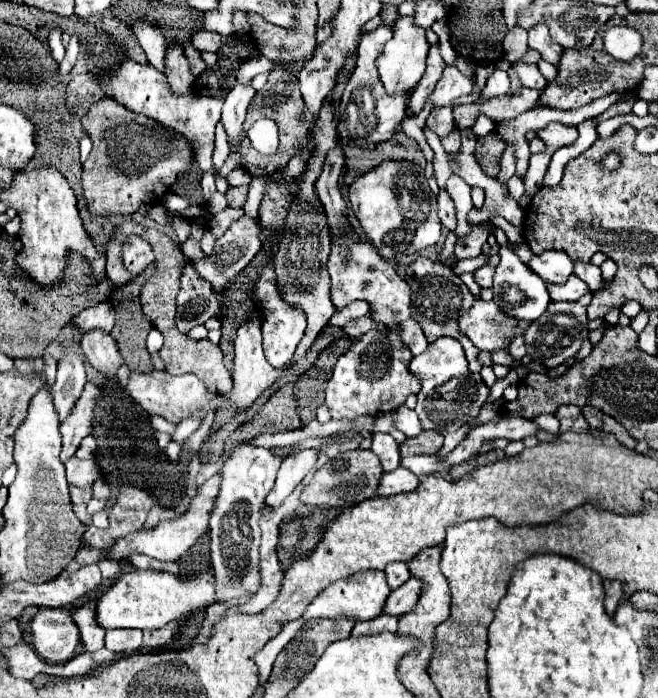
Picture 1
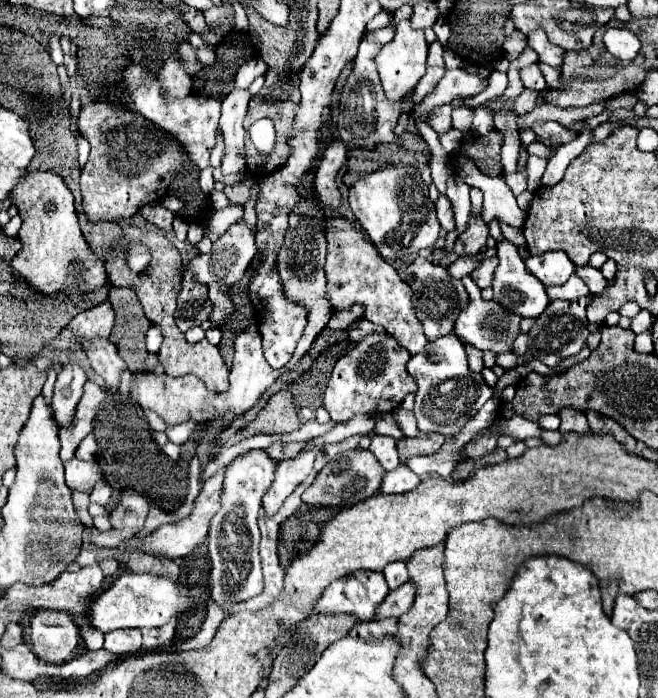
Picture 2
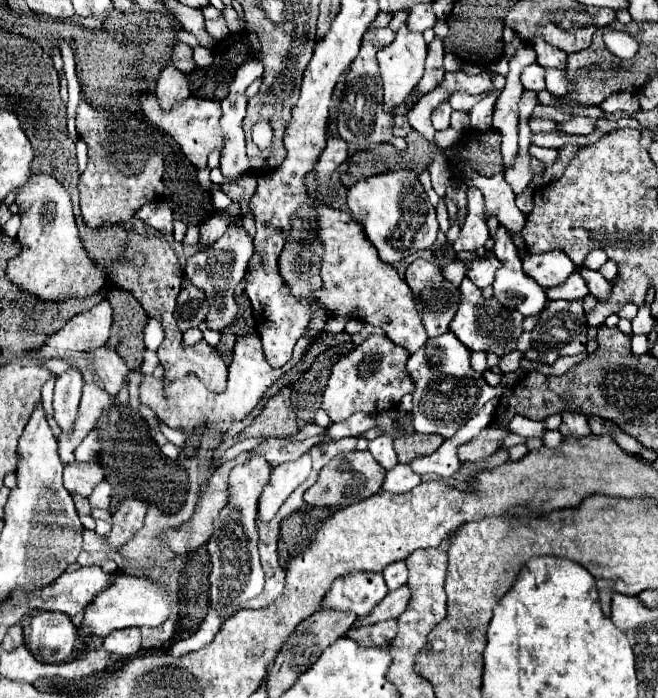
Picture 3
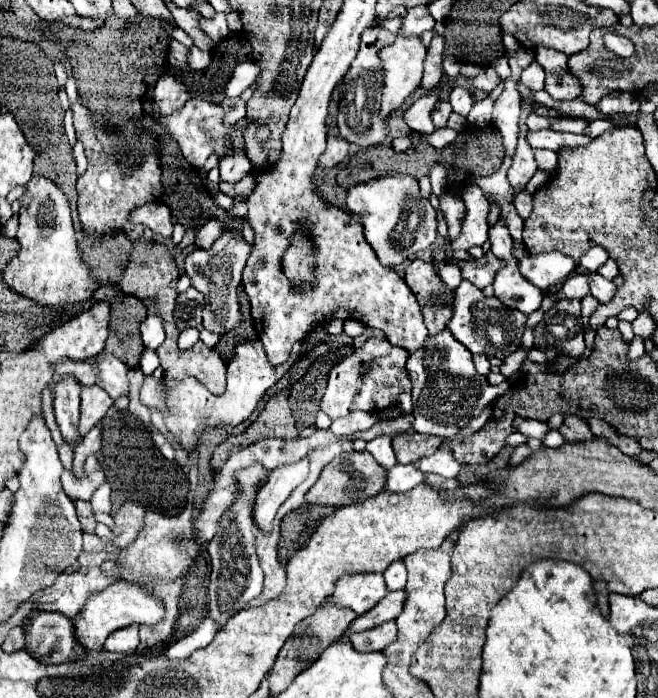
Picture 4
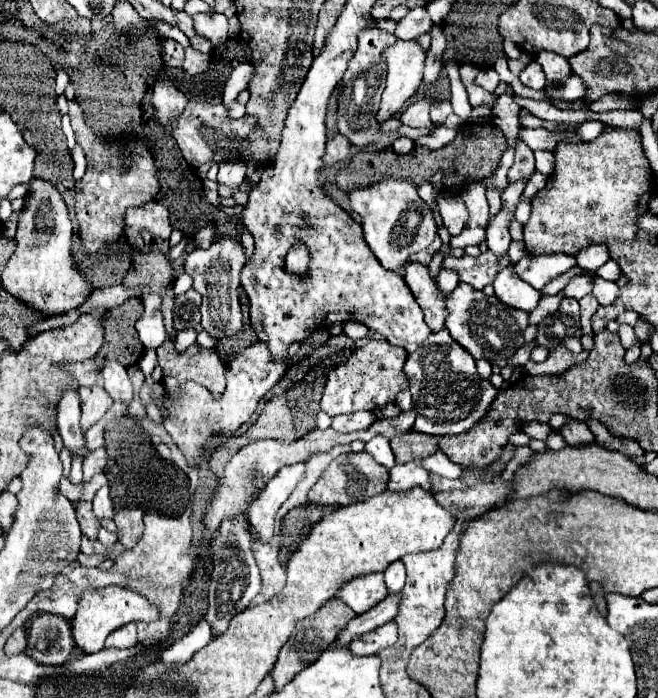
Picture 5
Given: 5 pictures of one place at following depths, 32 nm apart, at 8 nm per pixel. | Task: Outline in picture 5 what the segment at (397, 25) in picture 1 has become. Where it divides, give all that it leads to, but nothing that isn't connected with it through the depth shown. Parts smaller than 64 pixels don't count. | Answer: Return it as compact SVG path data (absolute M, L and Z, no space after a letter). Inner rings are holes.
M396 40L382 52L386 64L386 88L382 92L382 102L378 110L378 120L386 122L390 116L402 110L404 102L422 84L422 70L426 52L418 40Z

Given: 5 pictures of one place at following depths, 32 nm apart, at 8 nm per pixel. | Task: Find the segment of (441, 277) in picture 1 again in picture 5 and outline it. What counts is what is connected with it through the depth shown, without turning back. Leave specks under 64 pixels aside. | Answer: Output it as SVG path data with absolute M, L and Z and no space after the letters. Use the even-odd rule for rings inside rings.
M420 262L408 264L404 280L406 280L408 288L412 290L416 302L420 304L428 328L432 332L440 332L448 318L448 308L446 308L448 296L438 290L438 282L430 276L428 266L424 266Z

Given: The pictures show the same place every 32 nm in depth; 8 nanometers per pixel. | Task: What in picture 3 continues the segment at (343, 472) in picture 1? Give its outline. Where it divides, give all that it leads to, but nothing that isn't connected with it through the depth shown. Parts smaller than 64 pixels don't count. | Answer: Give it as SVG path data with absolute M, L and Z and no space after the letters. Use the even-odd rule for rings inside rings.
M368 450L344 452L322 468L318 480L304 492L304 502L308 506L350 506L374 496L382 488L384 476L386 470L380 468L380 464L376 464L374 456Z

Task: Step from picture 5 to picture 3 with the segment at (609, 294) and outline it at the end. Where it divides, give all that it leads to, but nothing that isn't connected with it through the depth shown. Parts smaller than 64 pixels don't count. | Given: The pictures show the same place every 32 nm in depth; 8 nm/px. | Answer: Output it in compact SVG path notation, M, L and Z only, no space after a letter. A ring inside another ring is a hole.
M578 268L580 276L584 276L588 288L590 288L590 294L598 300L604 300L608 298L608 292L612 288L612 284L598 272L598 270L590 270L590 268Z

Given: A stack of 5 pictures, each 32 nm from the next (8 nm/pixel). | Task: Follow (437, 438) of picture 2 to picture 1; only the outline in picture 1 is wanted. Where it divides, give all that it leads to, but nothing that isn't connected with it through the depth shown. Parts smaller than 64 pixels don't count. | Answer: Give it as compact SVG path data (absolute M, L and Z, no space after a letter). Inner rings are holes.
M426 430L420 432L416 438L406 438L404 444L400 444L400 456L412 456L412 454L436 454L442 448L442 434L438 430Z

